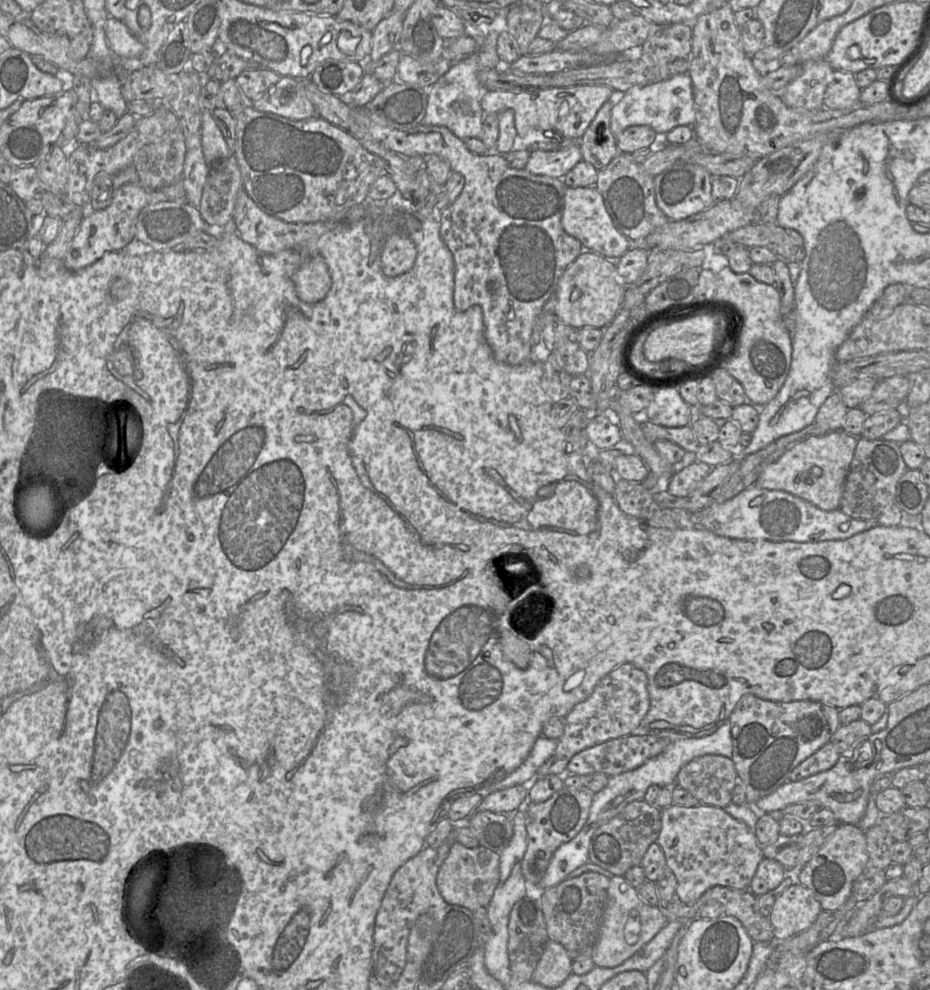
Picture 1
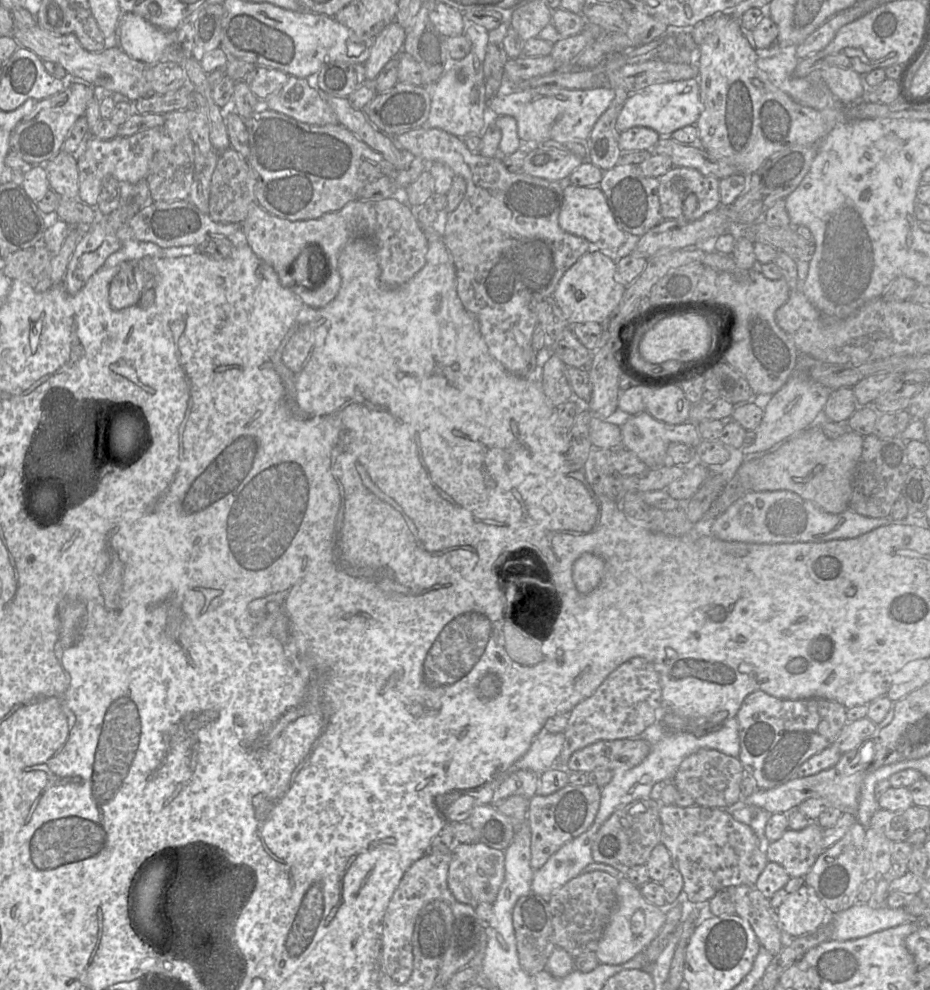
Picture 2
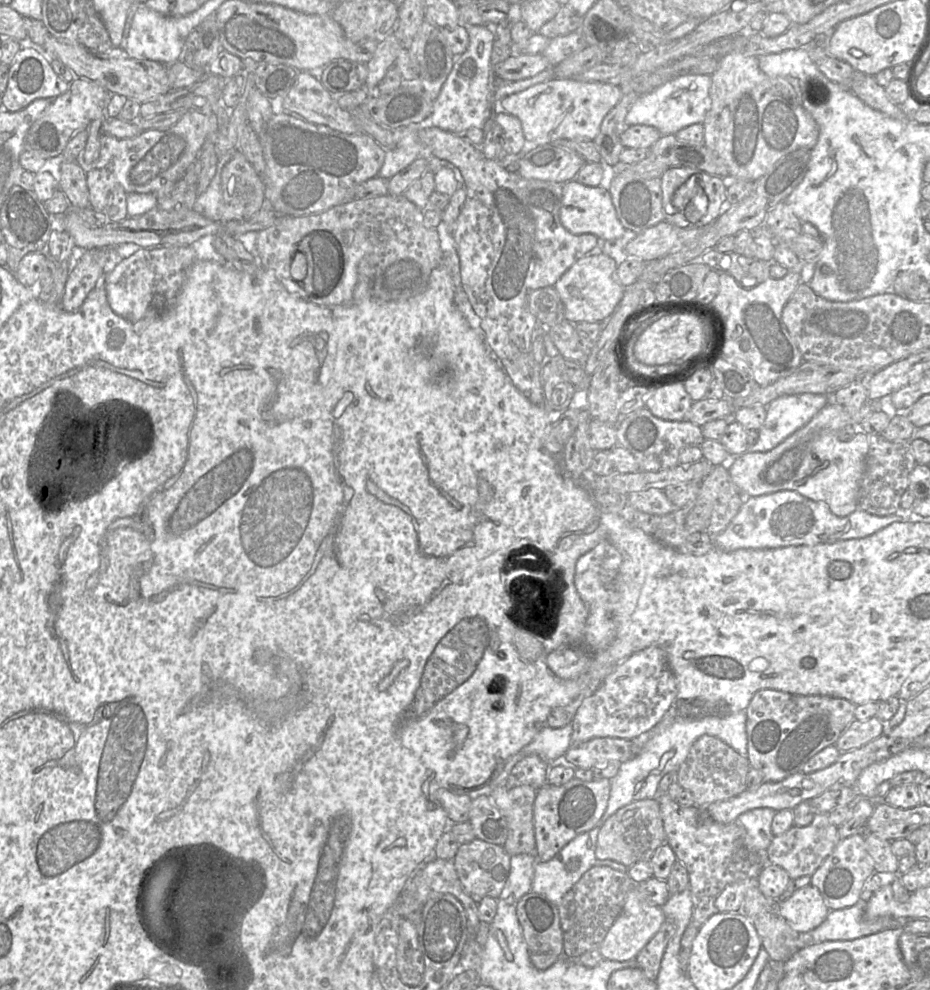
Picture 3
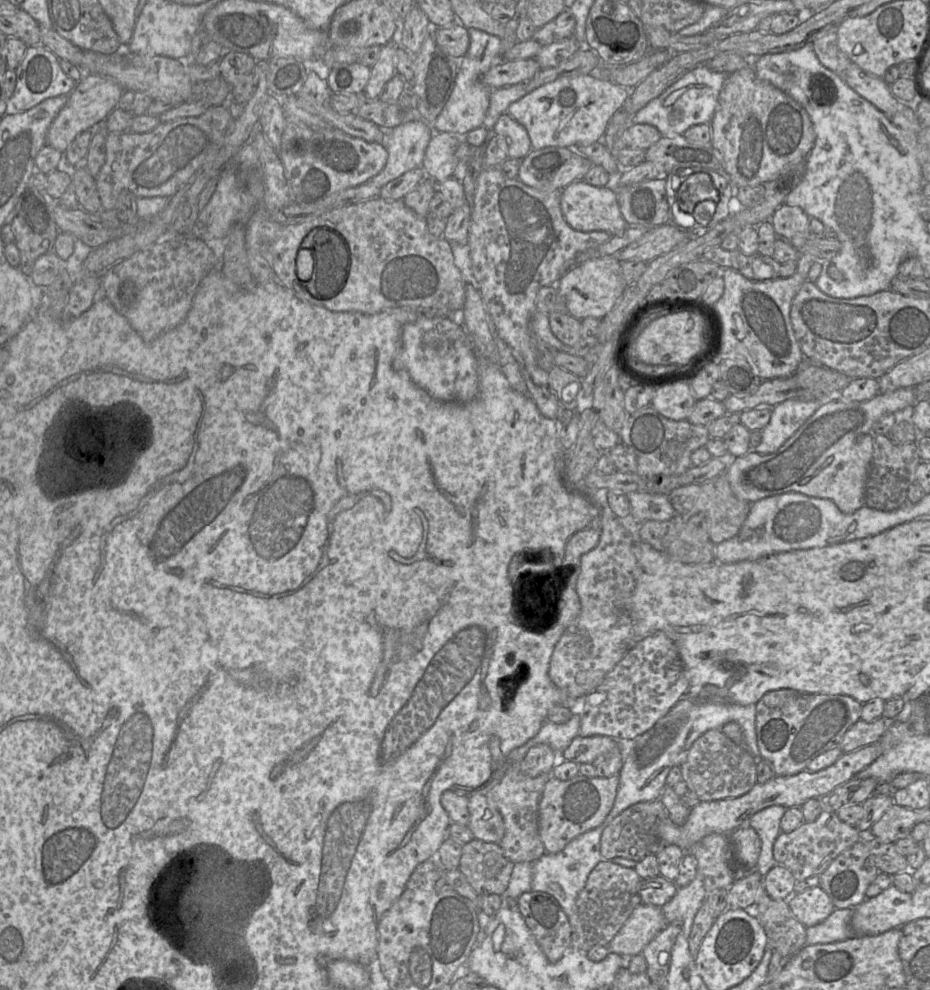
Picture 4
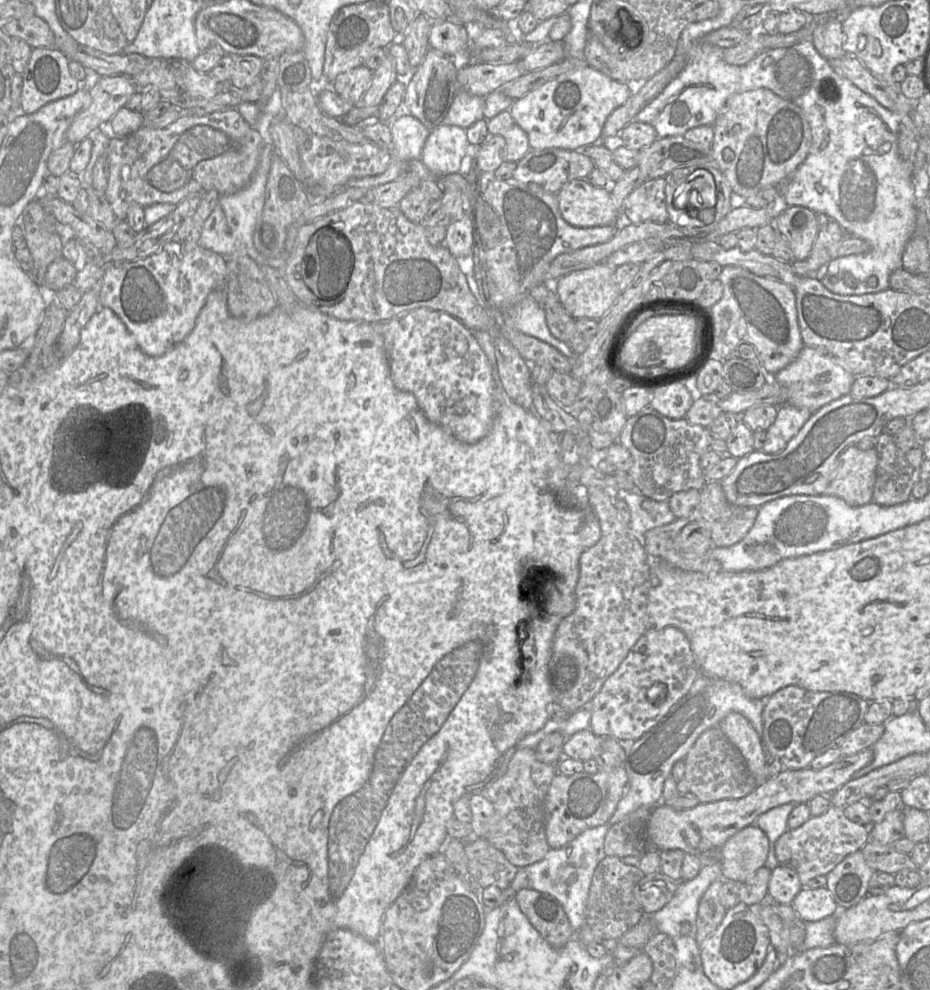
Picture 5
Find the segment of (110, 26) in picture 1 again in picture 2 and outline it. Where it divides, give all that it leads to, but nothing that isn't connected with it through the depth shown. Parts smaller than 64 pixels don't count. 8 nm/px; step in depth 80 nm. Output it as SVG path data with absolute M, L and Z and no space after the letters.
M126 12L116 26L117 47L147 65L162 61L165 49L174 41L175 31L162 30L140 15Z

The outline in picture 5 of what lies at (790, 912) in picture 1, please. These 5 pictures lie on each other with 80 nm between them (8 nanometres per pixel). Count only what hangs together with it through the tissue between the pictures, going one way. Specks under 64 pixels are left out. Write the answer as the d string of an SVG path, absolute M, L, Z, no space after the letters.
M826 886L802 888L790 905L804 922L821 920L838 910L838 904Z

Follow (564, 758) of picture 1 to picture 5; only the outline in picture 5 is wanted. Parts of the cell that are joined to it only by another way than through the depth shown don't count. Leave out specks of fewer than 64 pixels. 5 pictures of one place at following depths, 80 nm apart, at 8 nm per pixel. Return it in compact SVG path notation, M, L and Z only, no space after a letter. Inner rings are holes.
M673 626L649 628L590 701L588 729L599 737L612 737L618 741L637 740L688 693L699 675L700 668L690 641L680 629ZM656 682L667 686L667 695L661 704L654 704L647 698L648 689Z

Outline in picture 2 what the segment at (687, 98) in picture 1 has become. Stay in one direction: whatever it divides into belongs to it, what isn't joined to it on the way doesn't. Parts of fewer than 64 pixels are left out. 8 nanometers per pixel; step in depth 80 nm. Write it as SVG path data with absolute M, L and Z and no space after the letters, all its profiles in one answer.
M697 78L653 84L629 95L617 118L616 128L621 133L632 127L648 127L661 137L671 137L674 131L687 125L695 125L701 112Z

